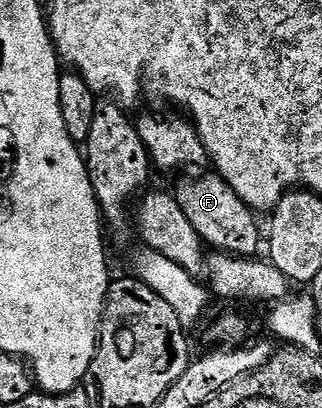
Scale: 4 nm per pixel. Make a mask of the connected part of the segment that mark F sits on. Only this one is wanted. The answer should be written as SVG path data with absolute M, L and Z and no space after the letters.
M209 171L205 177L200 175L184 175L174 188L174 196L178 207L186 219L190 219L194 231L198 231L201 241L209 250L220 250L235 257L255 258L260 249L260 225L256 222L257 214L245 205L242 199L222 179L219 173Z

